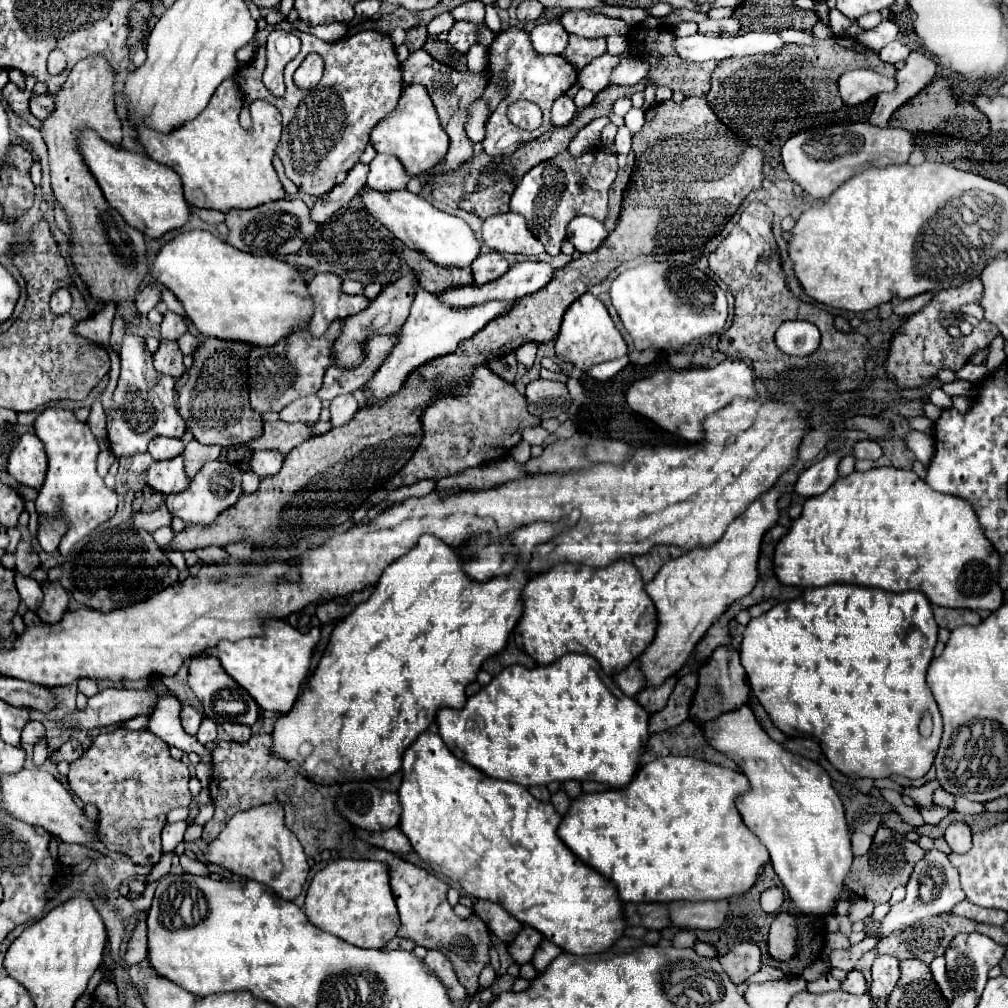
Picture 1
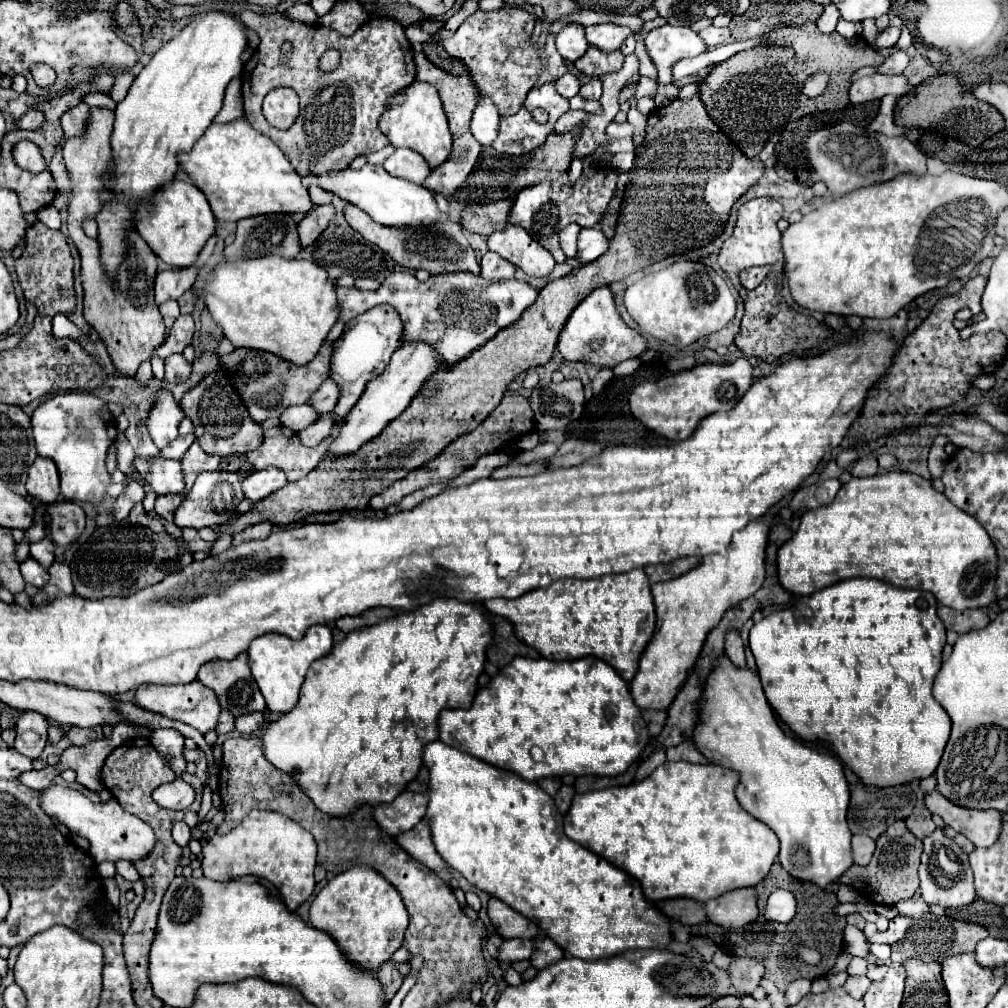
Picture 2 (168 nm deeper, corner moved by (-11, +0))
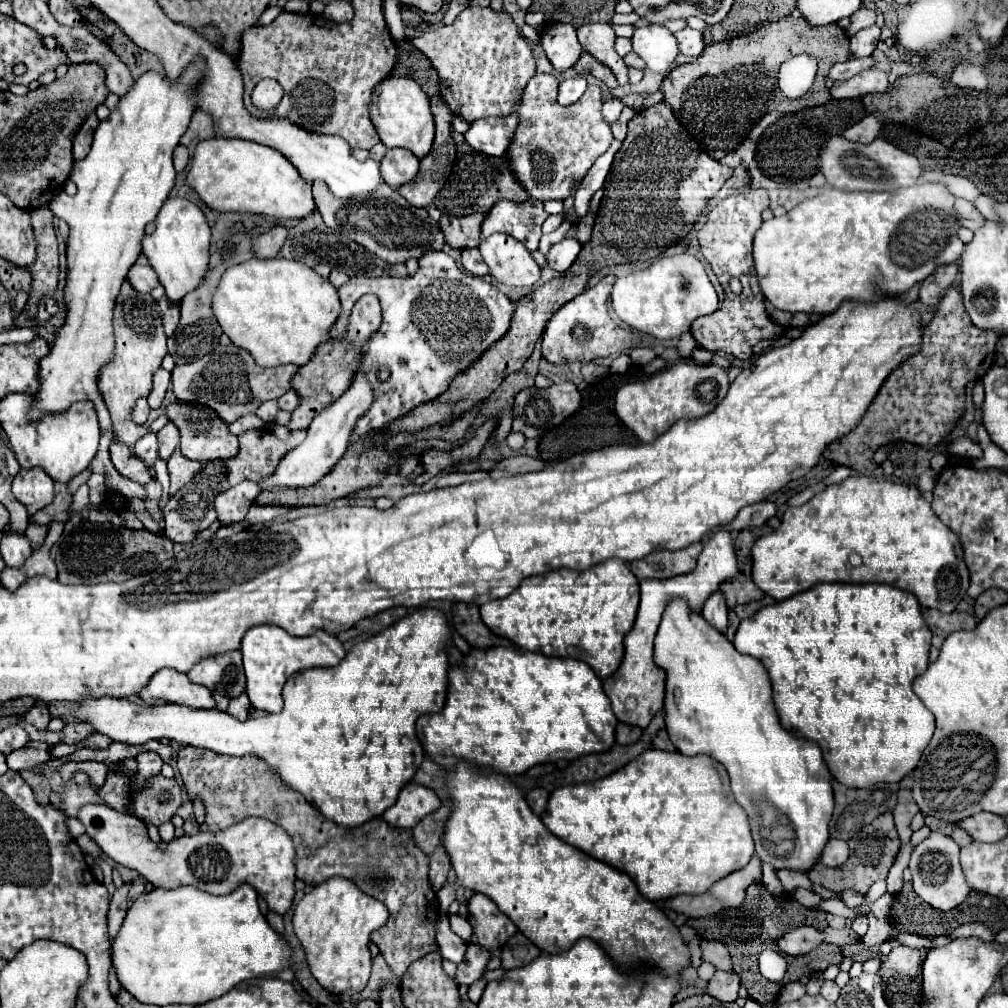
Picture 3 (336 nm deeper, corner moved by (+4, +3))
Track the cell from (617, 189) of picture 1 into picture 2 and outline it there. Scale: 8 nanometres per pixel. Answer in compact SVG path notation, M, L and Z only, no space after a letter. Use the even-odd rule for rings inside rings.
M621 172L619 184L617 184L617 194L613 196L611 206L607 208L607 212L605 212L603 220L601 220L601 230L605 232L607 238L611 238L615 234L615 226L617 226L617 218L619 218L619 206L621 206L621 200L623 200L623 192L625 192L627 178L629 178L629 172Z

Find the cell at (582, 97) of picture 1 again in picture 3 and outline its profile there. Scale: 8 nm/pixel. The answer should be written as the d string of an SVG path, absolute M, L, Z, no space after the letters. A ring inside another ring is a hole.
M584 77L564 79L560 83L560 89L558 89L558 103L560 105L572 105L572 103L576 103L584 95L586 87L588 87L588 81Z

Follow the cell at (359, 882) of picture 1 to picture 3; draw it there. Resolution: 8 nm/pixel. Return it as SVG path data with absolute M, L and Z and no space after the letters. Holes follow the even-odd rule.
M332 877L322 885L306 893L296 905L292 923L294 933L300 939L306 961L316 981L334 995L356 995L360 993L370 977L370 933L386 925L388 909L382 901L362 893L350 881Z

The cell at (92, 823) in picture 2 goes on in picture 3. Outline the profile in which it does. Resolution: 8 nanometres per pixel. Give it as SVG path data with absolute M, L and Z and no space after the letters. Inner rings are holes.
M86 805L80 809L78 819L84 823L86 833L98 843L98 847L116 863L138 871L148 883L162 889L176 889L192 885L212 895L232 893L238 885L252 885L258 895L266 895L268 907L284 915L294 899L294 845L278 825L264 821L262 817L248 817L226 831L196 833L172 839L170 843L156 845L146 831L146 825L134 817L120 813L106 805Z

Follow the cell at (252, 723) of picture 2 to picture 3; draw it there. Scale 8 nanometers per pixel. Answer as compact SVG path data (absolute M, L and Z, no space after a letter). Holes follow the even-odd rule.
M240 693L240 697L234 697L230 701L230 705L228 705L228 713L234 715L236 719L240 719L240 721L246 721L248 719L250 709L252 707L250 707L250 699L248 699L246 693Z

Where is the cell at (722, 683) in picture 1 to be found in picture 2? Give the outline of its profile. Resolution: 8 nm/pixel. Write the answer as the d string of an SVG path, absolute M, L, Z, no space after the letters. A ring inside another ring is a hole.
M727 632L725 656L727 656L737 668L743 668L743 666L745 666L745 652L743 652L743 642L741 642L739 632Z

